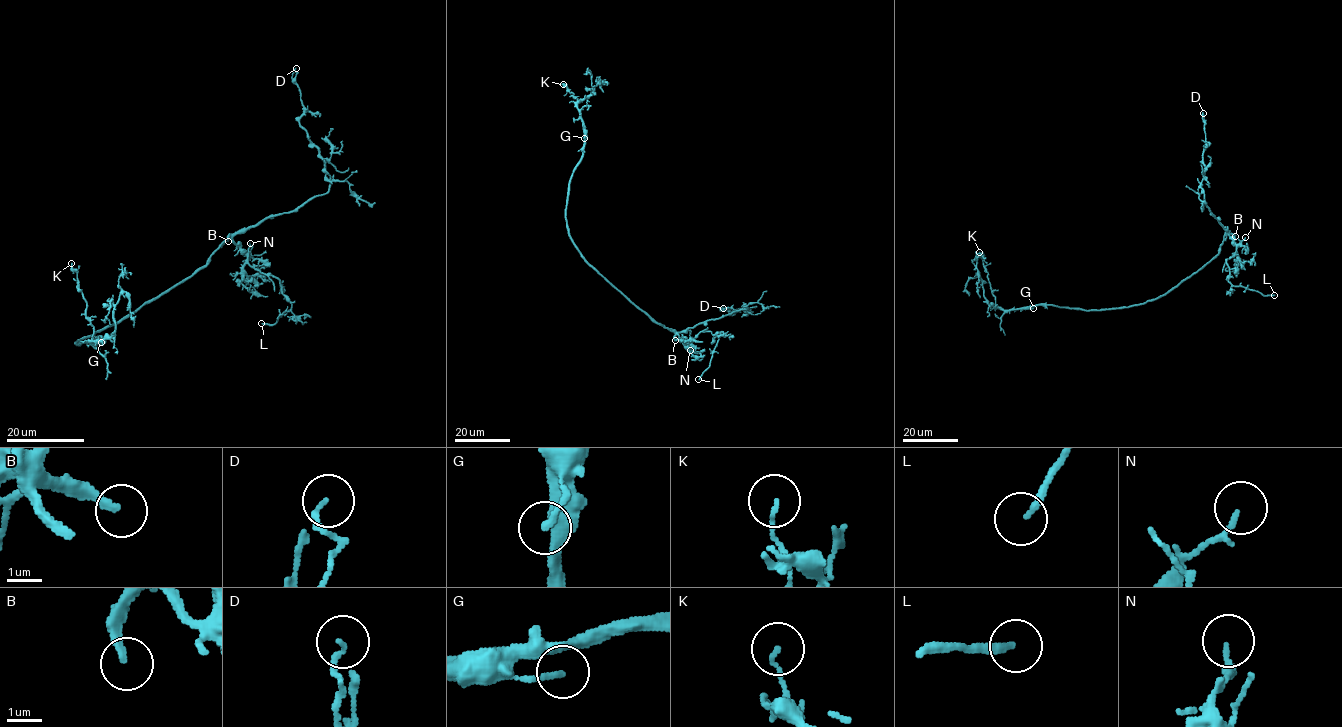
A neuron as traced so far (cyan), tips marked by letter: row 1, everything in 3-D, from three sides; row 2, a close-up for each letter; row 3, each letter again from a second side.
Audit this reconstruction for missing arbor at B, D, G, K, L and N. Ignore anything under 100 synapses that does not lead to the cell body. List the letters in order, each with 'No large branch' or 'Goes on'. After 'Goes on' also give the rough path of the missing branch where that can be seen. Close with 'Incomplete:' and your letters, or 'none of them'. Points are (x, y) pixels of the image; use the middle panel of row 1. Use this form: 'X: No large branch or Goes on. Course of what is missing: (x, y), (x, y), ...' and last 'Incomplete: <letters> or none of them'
B: Goes on. Course of what is missing: (675, 340), (668, 352), (653, 344), (641, 353), (634, 340)
D: No large branch
G: No large branch
K: No large branch
L: Goes on
N: No large branch
Incomplete: B, L

